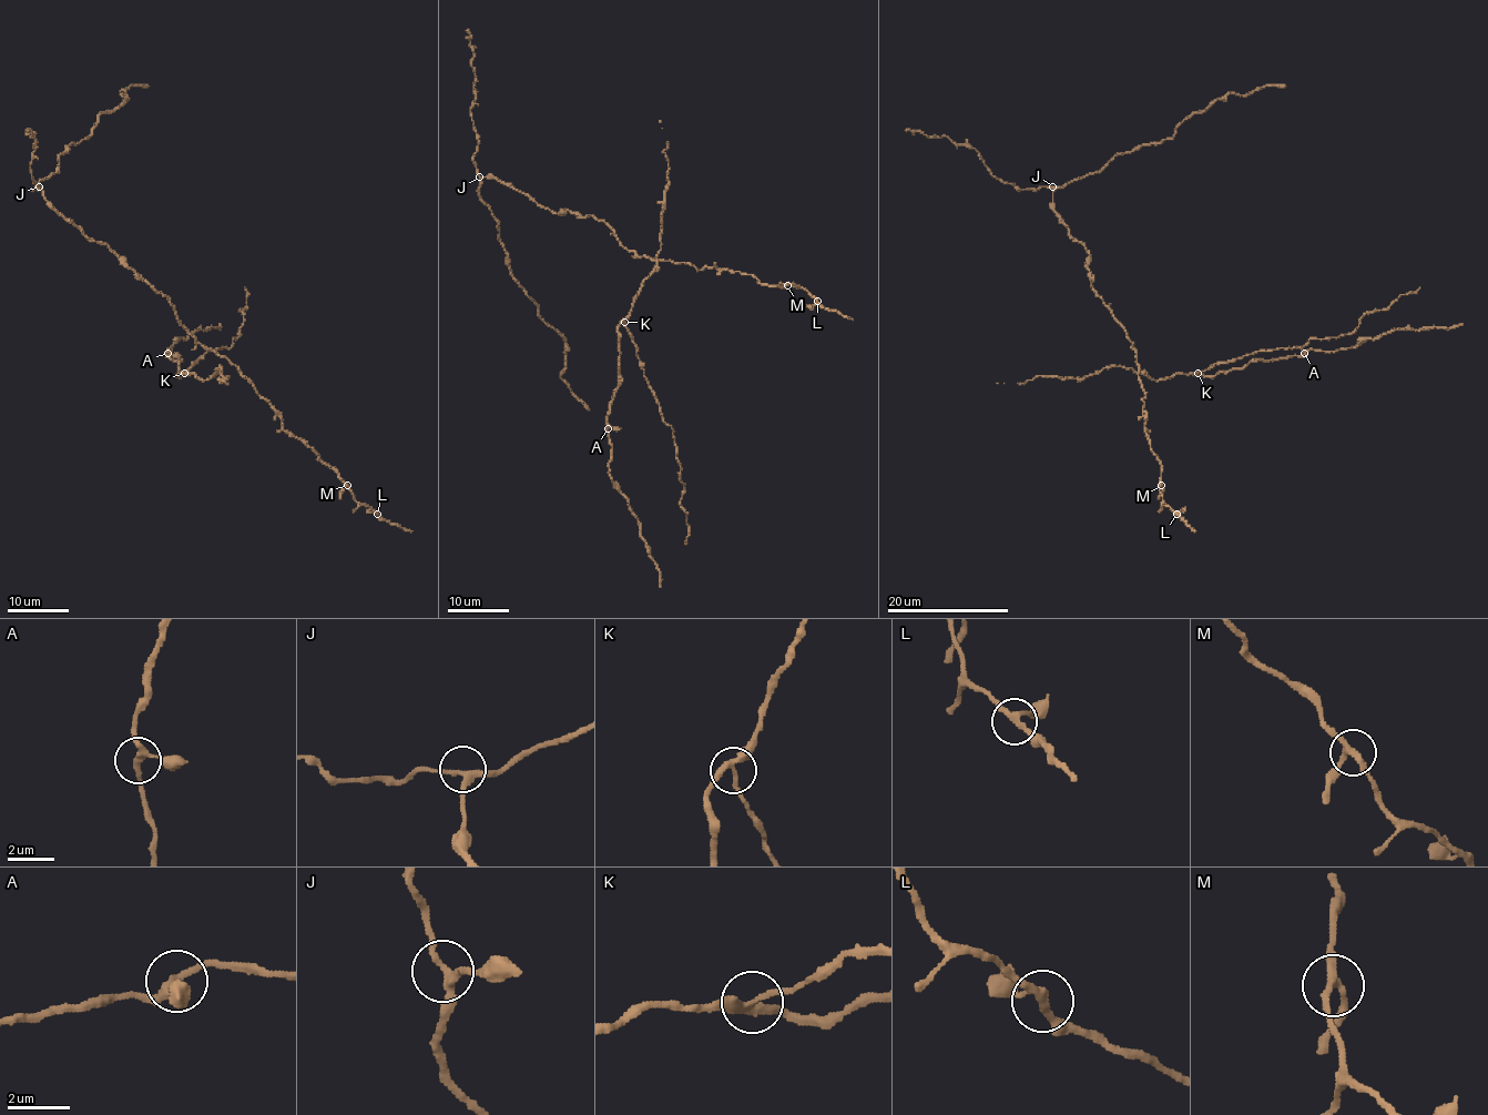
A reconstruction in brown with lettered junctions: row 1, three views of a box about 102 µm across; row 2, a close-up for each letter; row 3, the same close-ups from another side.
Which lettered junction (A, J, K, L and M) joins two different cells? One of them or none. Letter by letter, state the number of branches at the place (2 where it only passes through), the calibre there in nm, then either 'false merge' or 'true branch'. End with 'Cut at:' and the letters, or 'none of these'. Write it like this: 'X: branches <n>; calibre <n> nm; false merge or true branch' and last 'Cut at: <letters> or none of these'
A: branches 3; calibre 240 nm; true branch
J: branches 3; calibre 240 nm; true branch
K: branches 3; calibre 260 nm; false merge
L: branches 3; calibre 240 nm; true branch
M: branches 3; calibre 240 nm; true branch
Cut at: K

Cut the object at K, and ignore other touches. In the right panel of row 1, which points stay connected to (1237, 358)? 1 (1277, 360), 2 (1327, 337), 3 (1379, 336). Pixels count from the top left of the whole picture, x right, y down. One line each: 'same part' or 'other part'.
1: other part
2: same part
3: other part

